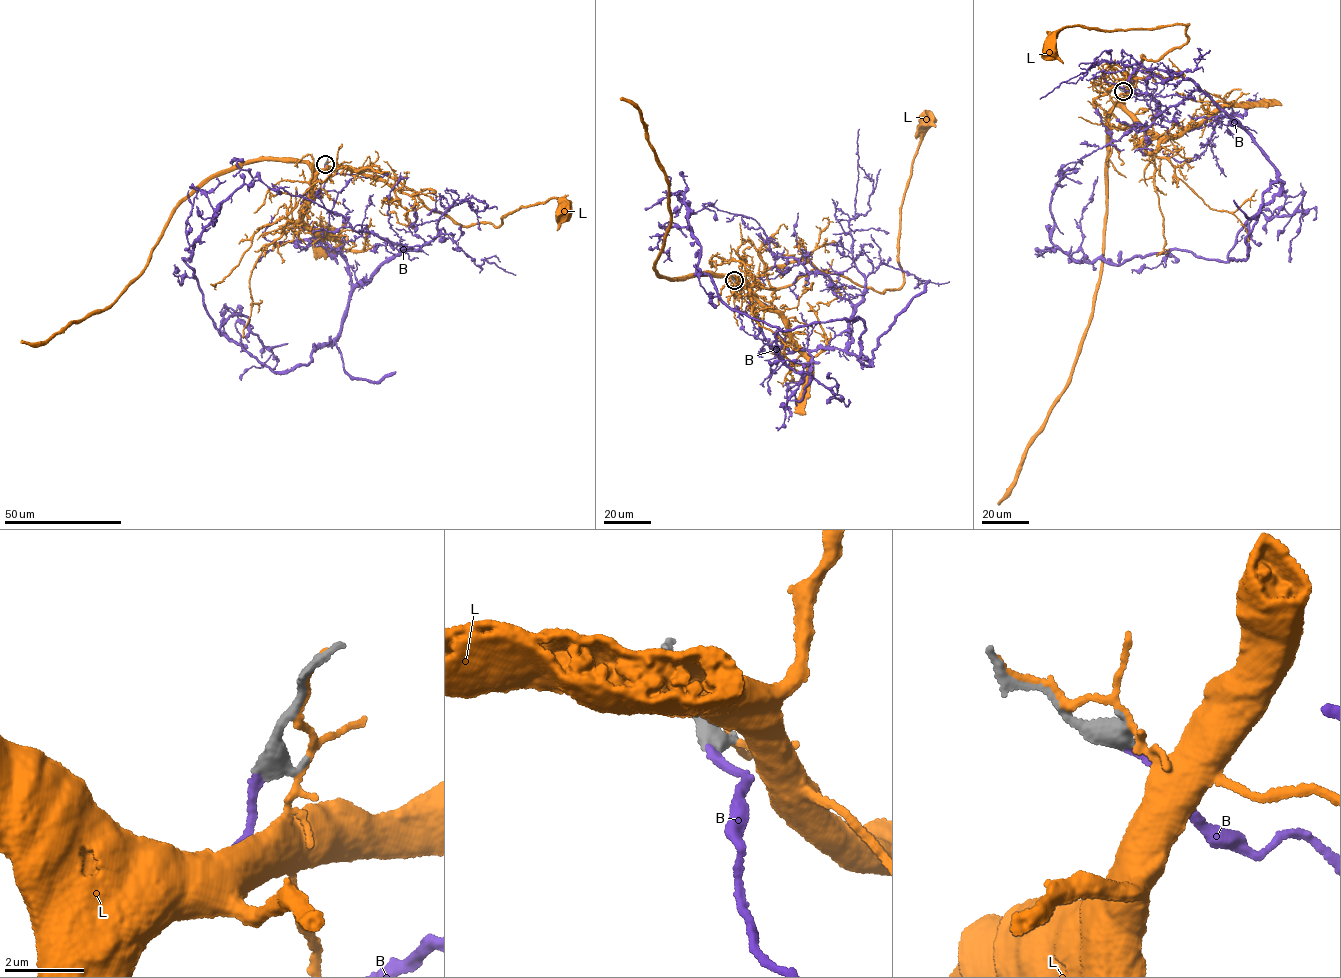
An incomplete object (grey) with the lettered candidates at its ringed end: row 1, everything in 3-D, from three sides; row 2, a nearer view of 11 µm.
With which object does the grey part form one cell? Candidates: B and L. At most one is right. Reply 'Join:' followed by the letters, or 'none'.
Join: B

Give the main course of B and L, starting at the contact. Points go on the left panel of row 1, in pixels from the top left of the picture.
B: (324, 164), (298, 224), (352, 288), (337, 337), (277, 372), (219, 333), (183, 260), (245, 183), (324, 207)
L: (327, 163), (381, 173), (464, 226), (497, 227), (522, 206), (553, 196), (566, 202), (565, 210)

